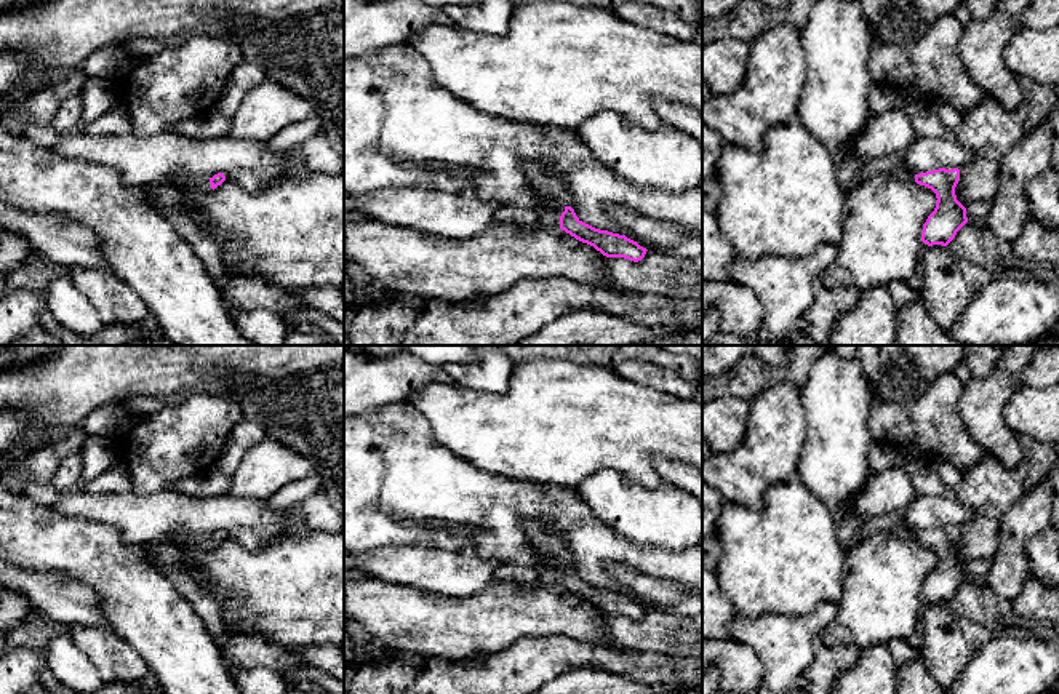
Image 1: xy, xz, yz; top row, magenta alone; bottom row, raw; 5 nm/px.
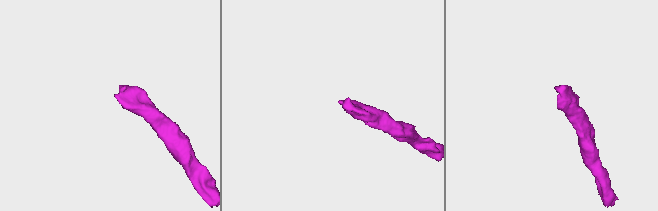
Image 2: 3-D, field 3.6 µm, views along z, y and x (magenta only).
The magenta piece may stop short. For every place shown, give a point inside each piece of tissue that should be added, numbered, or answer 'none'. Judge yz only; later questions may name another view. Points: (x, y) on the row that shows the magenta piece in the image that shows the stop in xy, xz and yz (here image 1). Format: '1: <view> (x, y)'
1: yz (901, 171)

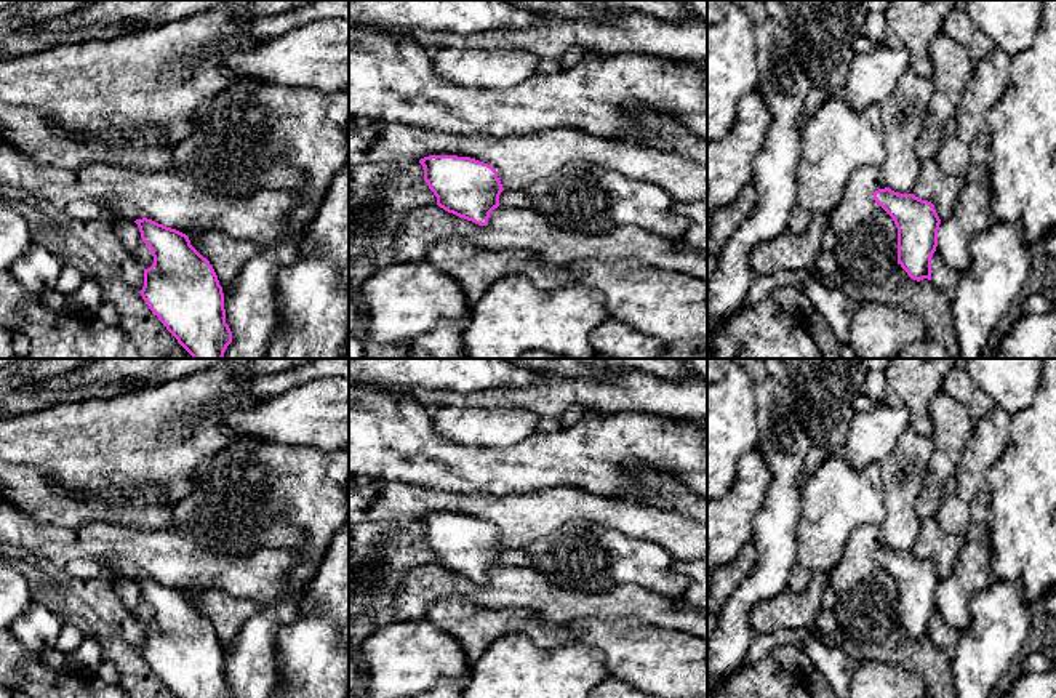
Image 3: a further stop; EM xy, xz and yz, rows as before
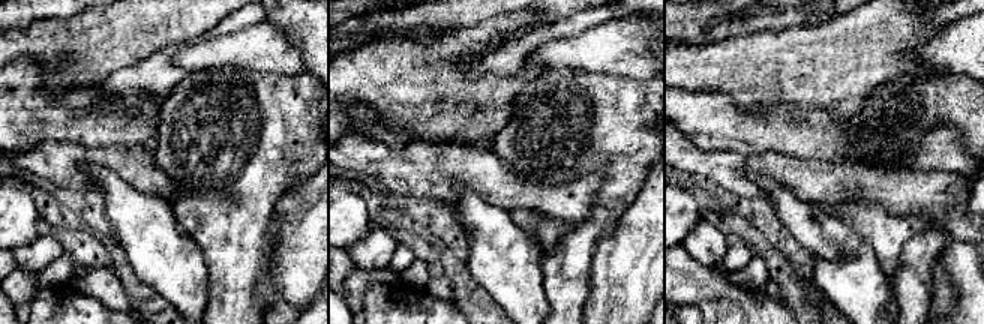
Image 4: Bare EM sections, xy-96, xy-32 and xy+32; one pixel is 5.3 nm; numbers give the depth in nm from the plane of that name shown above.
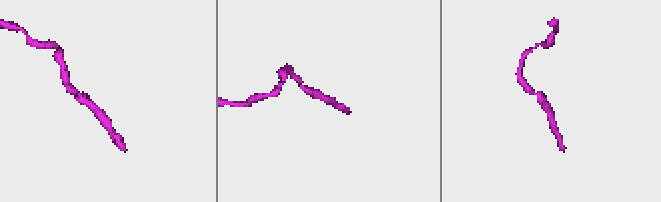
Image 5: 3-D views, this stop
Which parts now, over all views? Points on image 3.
none

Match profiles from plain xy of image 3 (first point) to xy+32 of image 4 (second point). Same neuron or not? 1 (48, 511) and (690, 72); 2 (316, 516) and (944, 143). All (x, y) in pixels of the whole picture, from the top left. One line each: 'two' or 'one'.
1: two
2: two

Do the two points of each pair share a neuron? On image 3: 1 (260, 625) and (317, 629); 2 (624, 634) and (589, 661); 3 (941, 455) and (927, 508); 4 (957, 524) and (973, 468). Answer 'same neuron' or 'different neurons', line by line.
1: different neurons
2: different neurons
3: same neuron
4: different neurons

